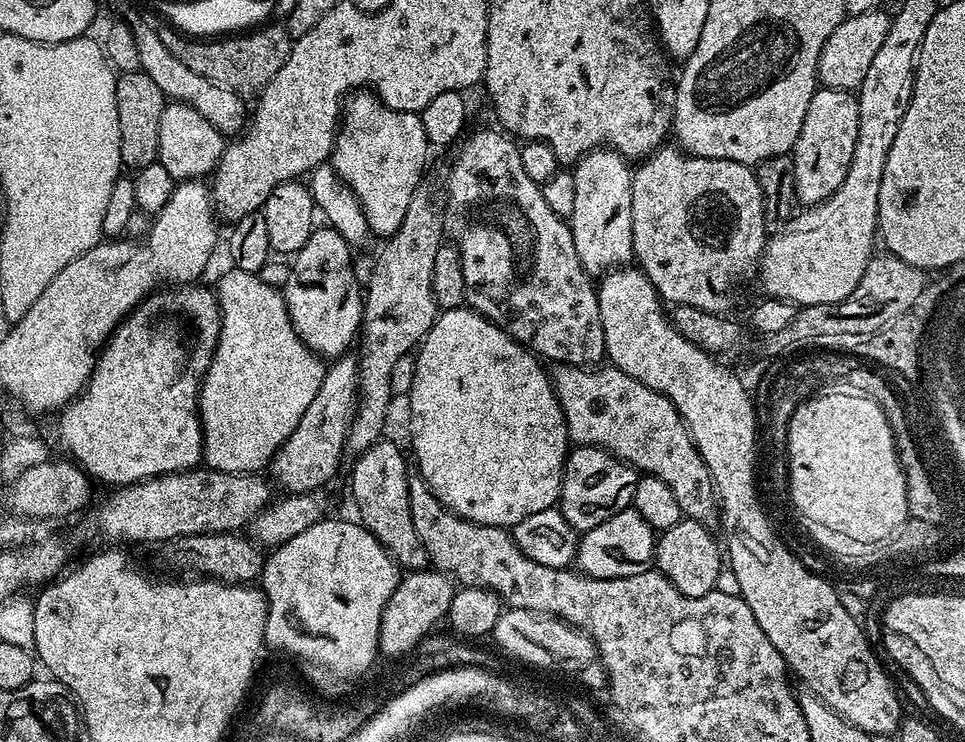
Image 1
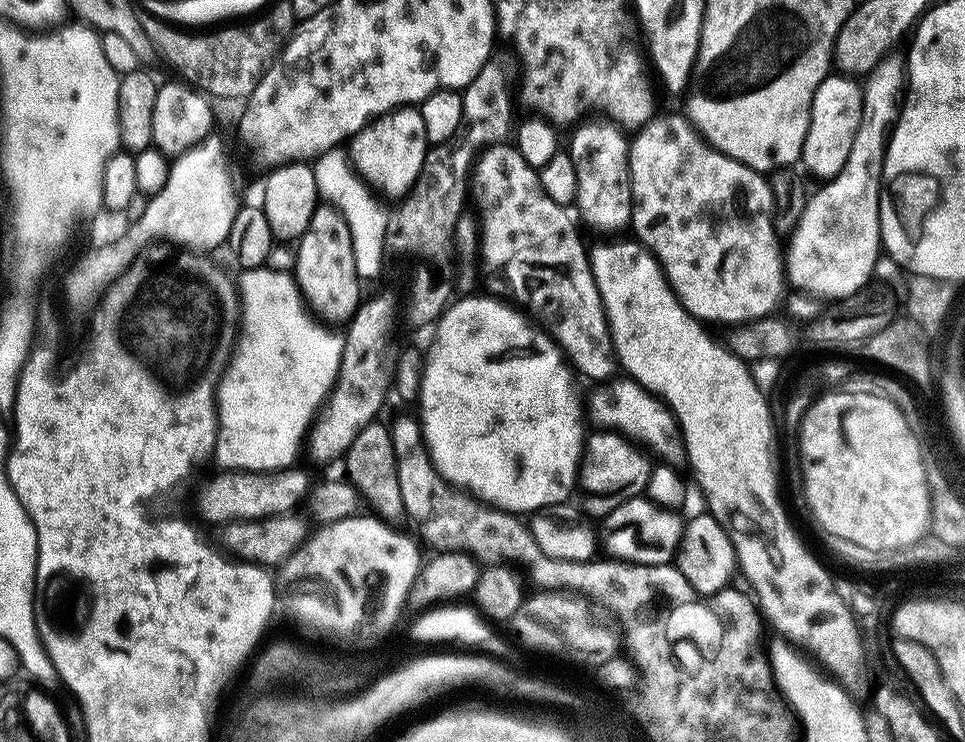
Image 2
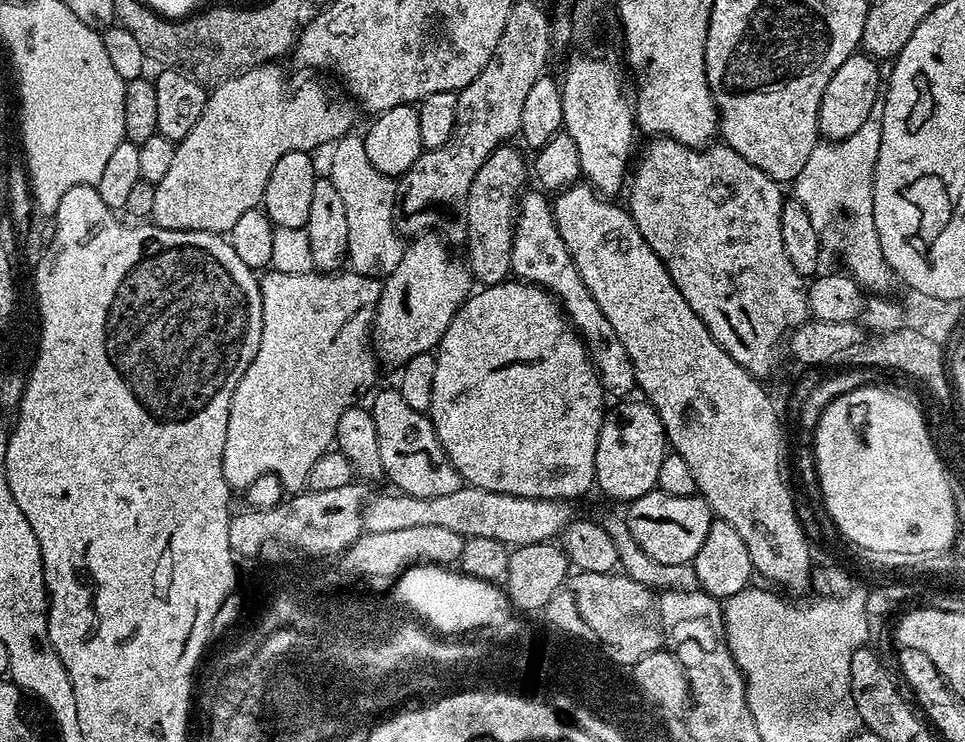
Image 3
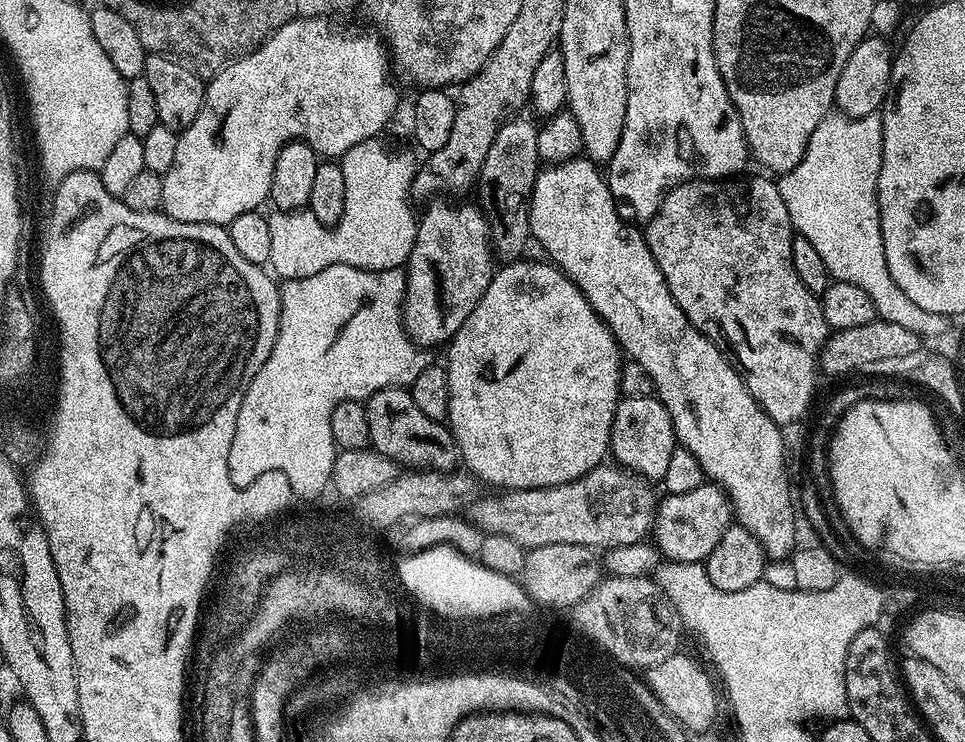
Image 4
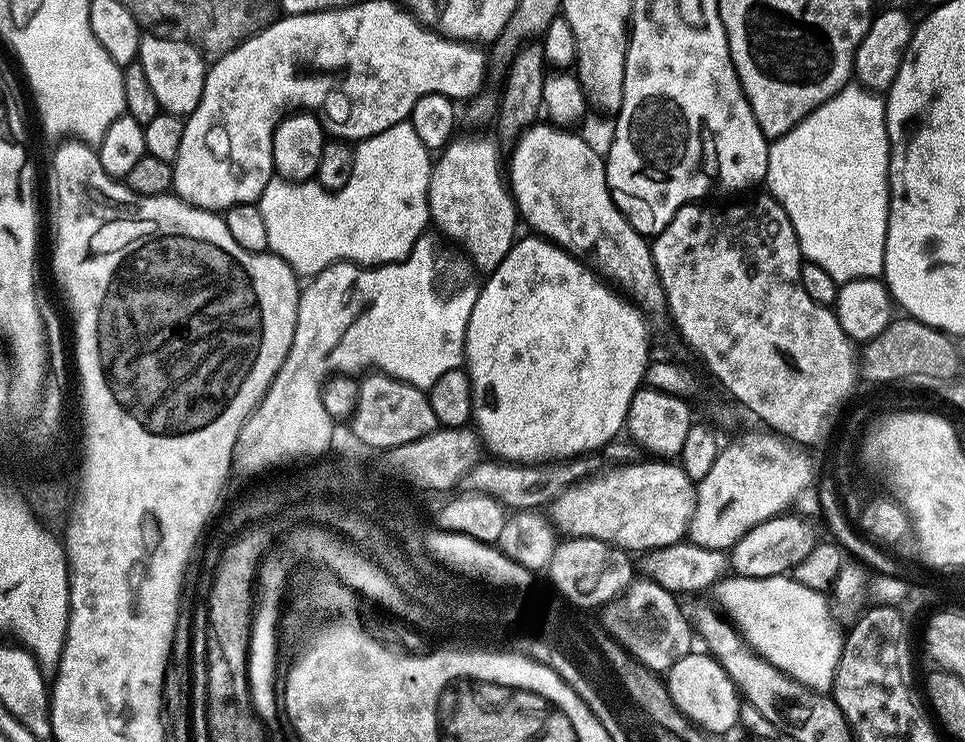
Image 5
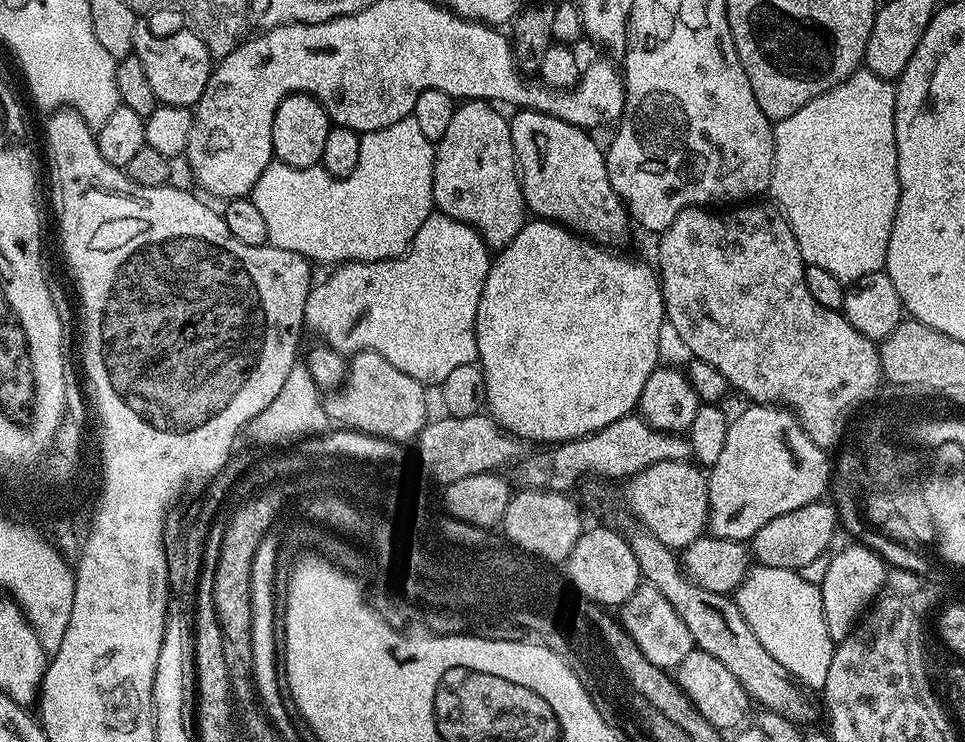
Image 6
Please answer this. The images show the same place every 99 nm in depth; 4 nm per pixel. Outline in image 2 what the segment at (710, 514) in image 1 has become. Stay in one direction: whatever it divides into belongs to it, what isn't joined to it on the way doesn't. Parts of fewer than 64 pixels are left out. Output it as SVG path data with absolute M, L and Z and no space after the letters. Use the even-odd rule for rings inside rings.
M617 379L611 386L597 387L600 389L592 396L592 420L596 426L604 430L615 430L631 441L639 442L645 449L653 448L660 458L668 458L671 452L679 453L682 441L678 435L678 426L663 400L657 400L635 380L623 379Z

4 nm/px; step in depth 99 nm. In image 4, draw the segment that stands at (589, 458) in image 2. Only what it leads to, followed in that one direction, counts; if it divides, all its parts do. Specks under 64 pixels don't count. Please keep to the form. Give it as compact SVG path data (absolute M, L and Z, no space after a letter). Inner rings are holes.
M655 395L629 396L617 399L612 414L610 452L615 463L640 473L650 482L663 481L670 463L670 454L678 447L676 427L666 406Z

